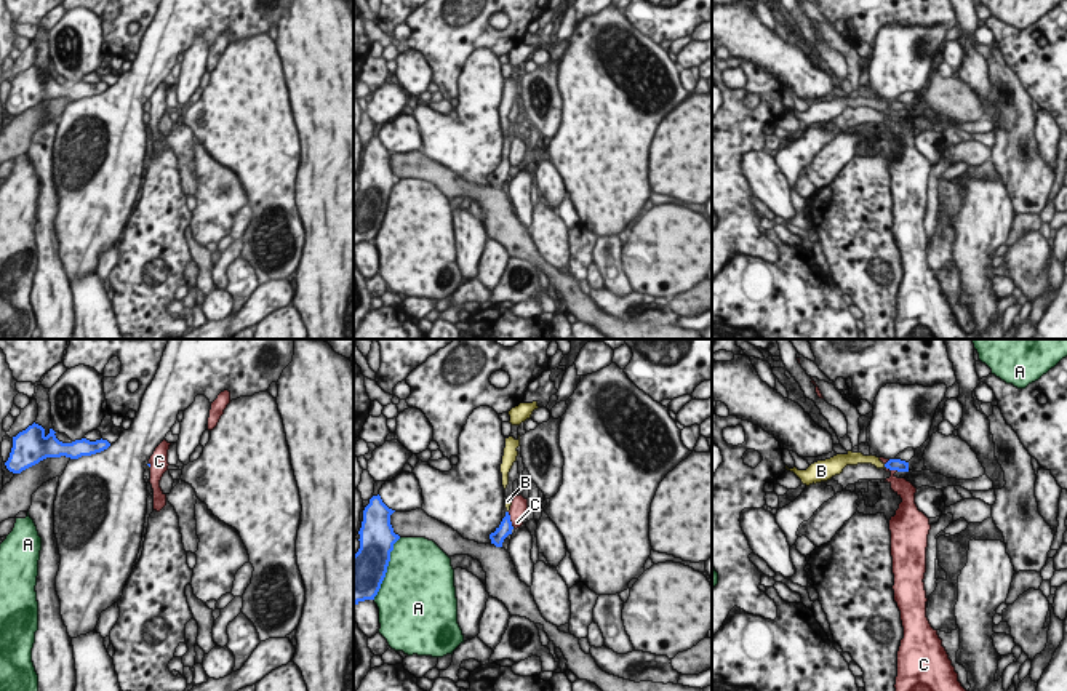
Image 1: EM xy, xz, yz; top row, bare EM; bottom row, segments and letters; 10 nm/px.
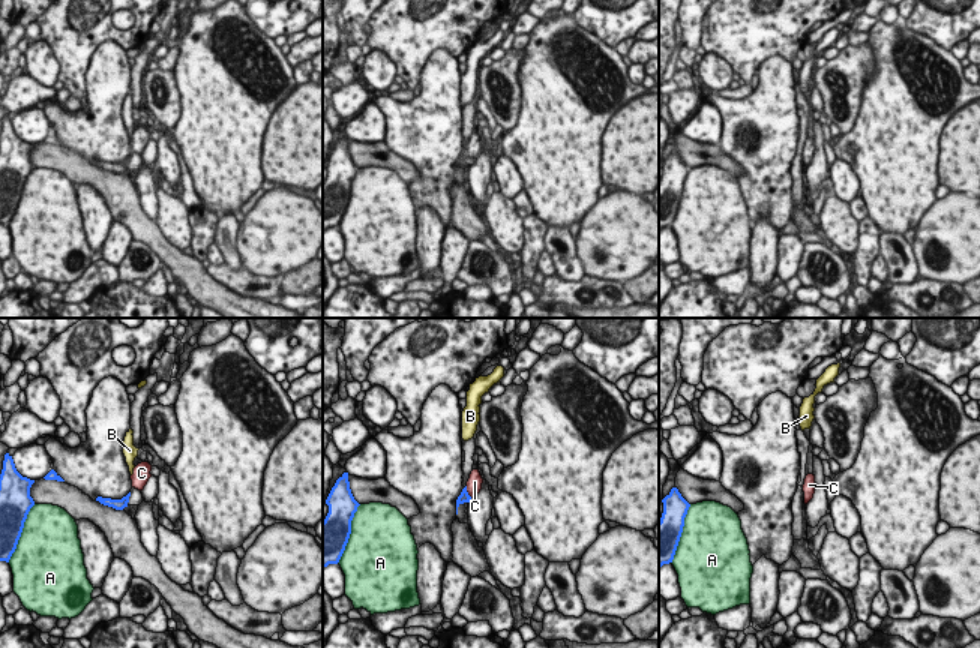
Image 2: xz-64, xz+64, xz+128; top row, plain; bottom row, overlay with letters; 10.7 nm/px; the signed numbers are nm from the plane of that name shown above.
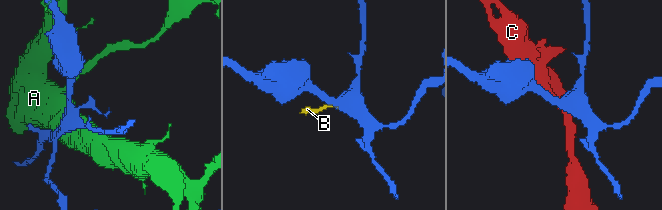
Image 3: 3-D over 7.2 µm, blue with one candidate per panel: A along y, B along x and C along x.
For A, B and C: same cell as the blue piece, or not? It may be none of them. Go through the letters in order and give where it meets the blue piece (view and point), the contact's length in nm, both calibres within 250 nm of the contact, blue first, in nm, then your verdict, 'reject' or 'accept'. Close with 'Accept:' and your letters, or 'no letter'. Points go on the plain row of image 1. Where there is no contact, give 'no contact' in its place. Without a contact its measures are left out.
A: xz (386, 210) | 700 nm | 420/480 nm | reject
B: yz (885, 107) | 60 nm | 130/100 nm | accept
C: xz (509, 162) | 170 nm | 140/190 nm | reject
Accept: B

